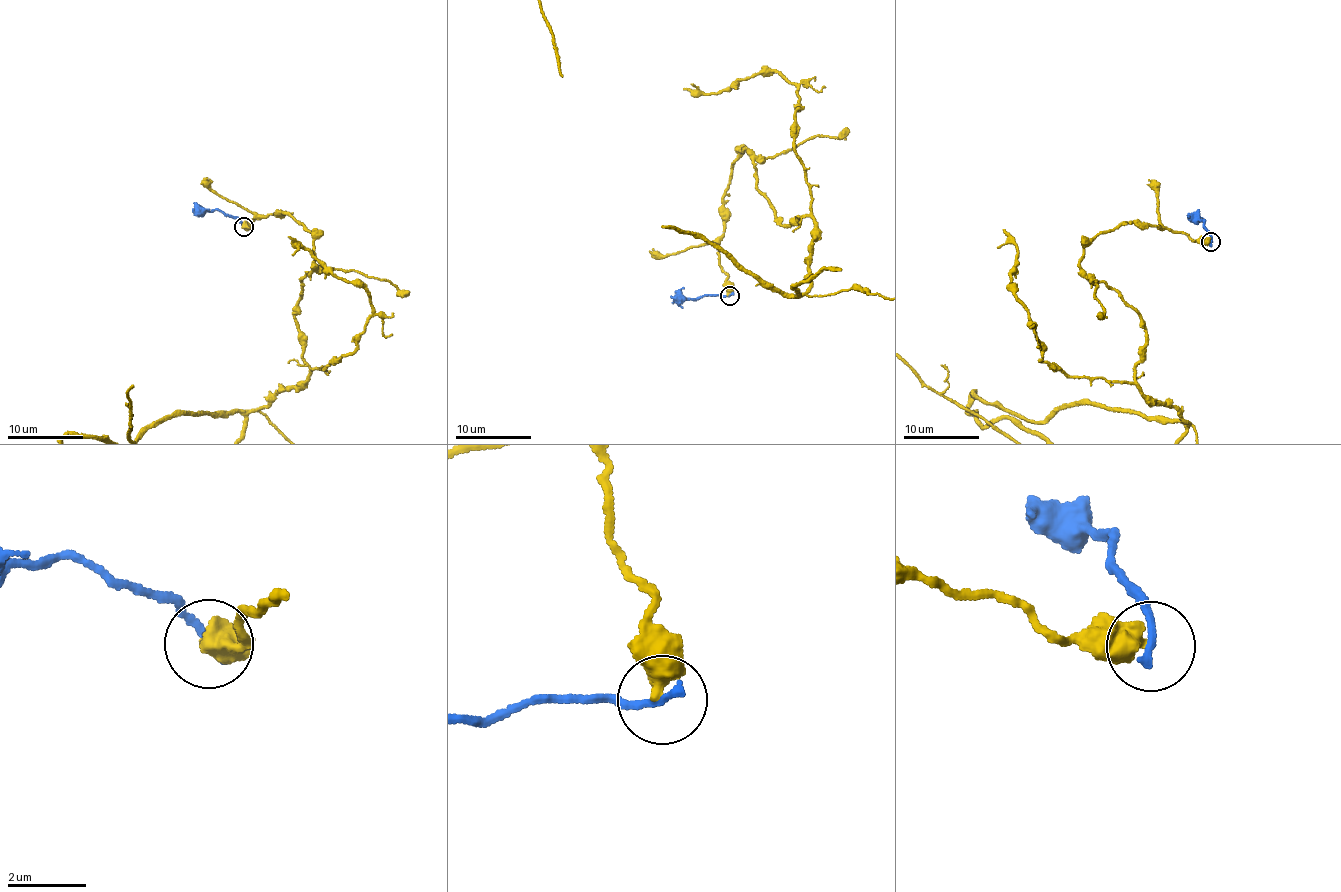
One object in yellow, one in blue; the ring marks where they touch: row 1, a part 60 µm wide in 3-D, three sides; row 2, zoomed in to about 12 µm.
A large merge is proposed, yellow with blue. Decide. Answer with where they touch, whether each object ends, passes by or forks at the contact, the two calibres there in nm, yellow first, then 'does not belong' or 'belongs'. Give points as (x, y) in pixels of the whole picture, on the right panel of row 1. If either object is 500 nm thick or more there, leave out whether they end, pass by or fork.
place (1211, 242); calibres 550 and 240 nm; does not belong

